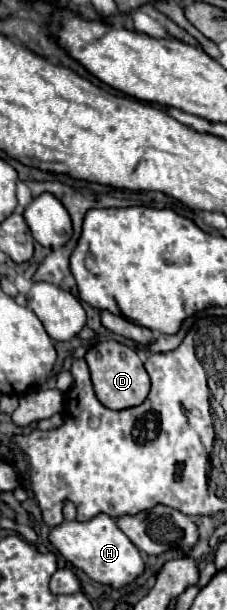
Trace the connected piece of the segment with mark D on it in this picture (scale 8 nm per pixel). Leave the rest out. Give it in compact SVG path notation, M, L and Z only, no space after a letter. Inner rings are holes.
M107 340L107 342L95 344L87 352L85 360L91 370L95 394L103 406L107 406L111 410L125 410L125 408L139 406L147 398L151 382L149 382L149 376L143 368L143 362L139 360L139 356L133 348L129 348L121 342L115 342L115 340Z

